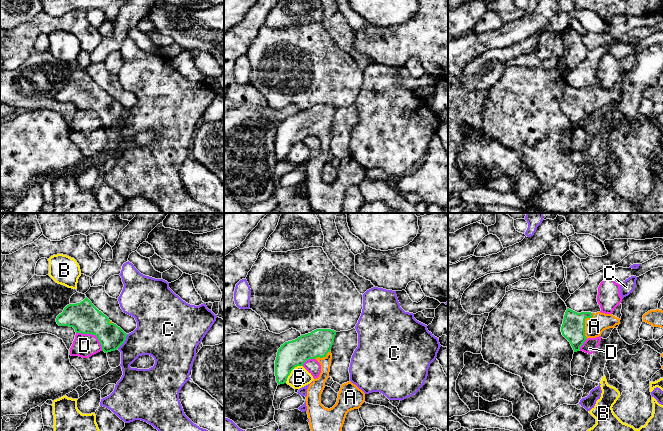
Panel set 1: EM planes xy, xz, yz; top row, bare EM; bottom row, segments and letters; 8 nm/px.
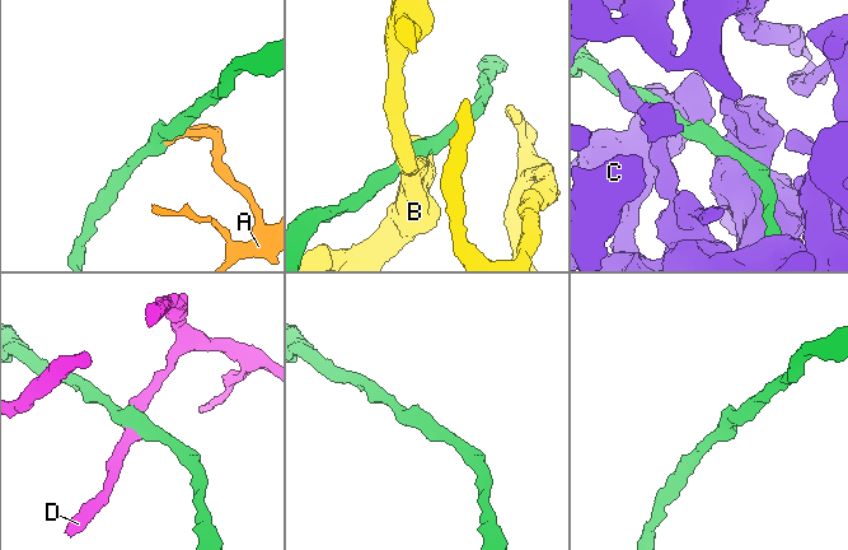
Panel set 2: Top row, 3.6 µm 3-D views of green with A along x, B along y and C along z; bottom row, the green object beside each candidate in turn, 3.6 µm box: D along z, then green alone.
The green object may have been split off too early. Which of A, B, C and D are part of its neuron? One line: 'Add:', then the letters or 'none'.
Add: A

